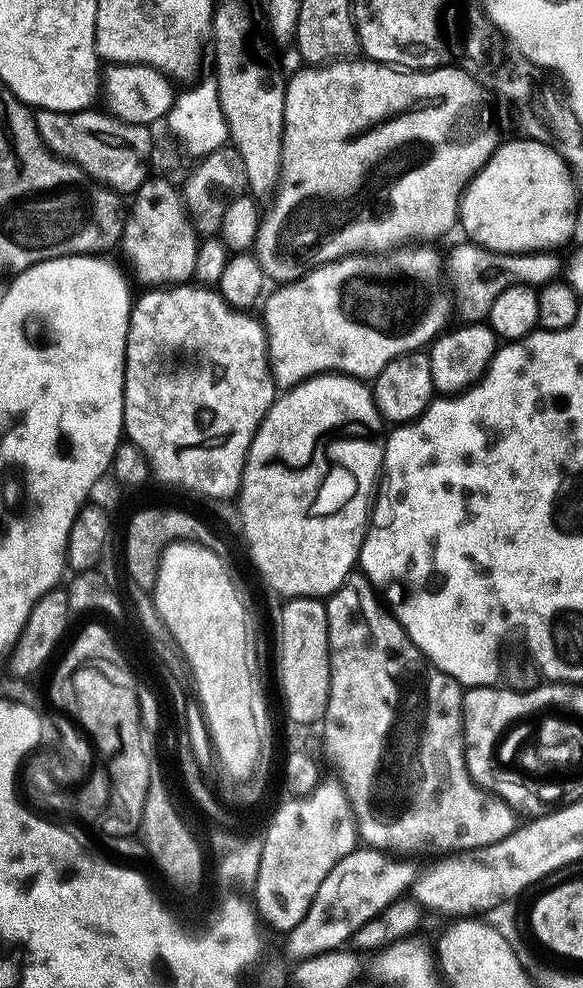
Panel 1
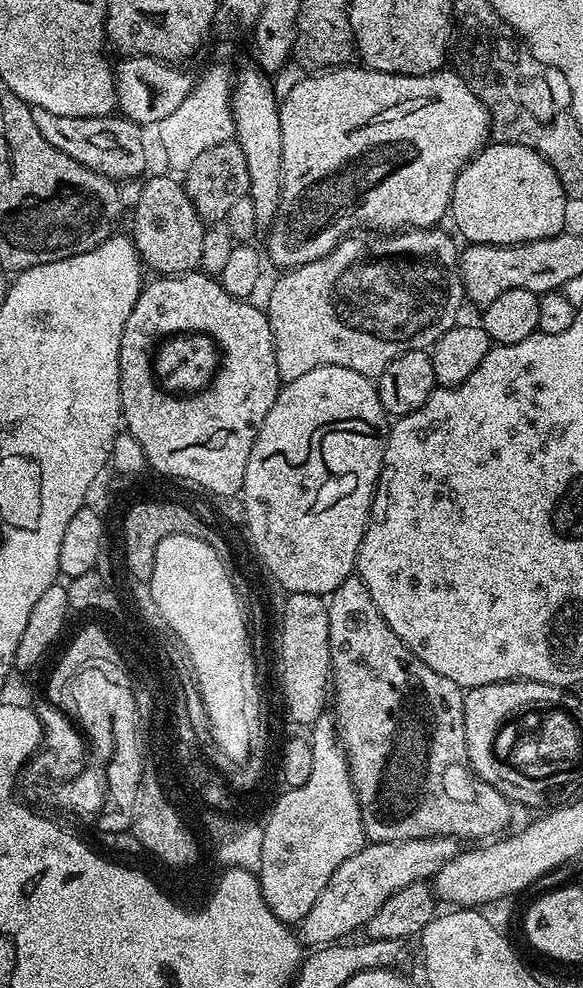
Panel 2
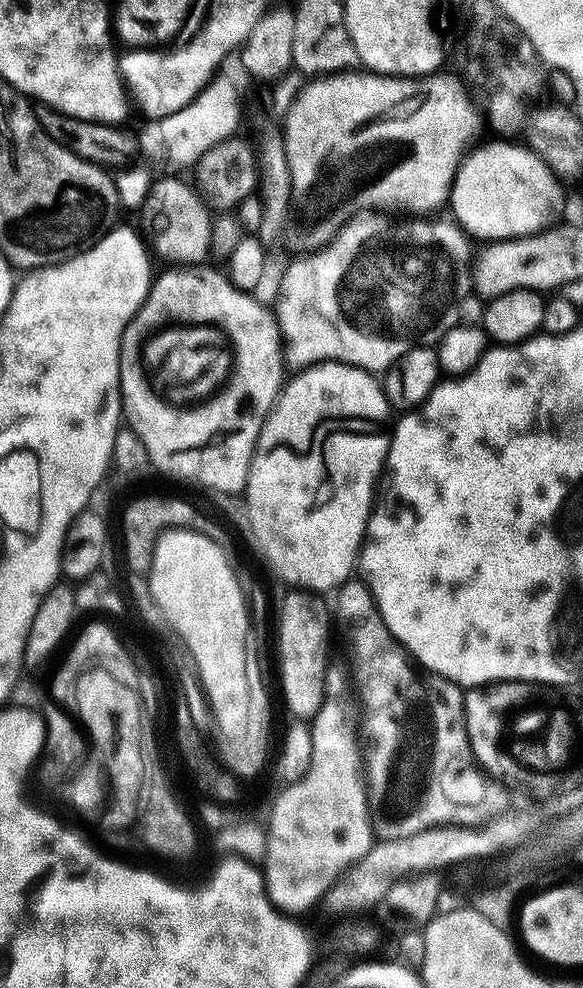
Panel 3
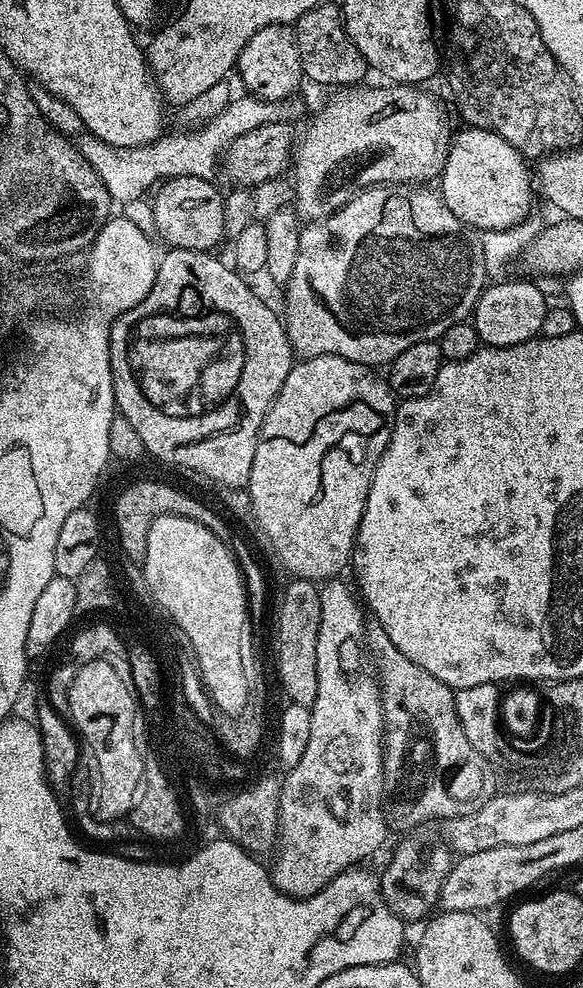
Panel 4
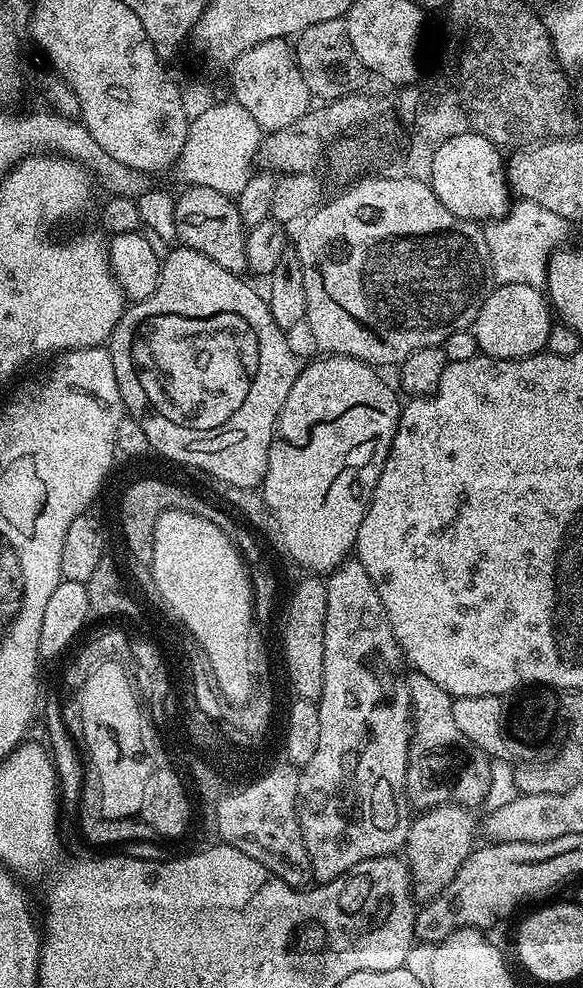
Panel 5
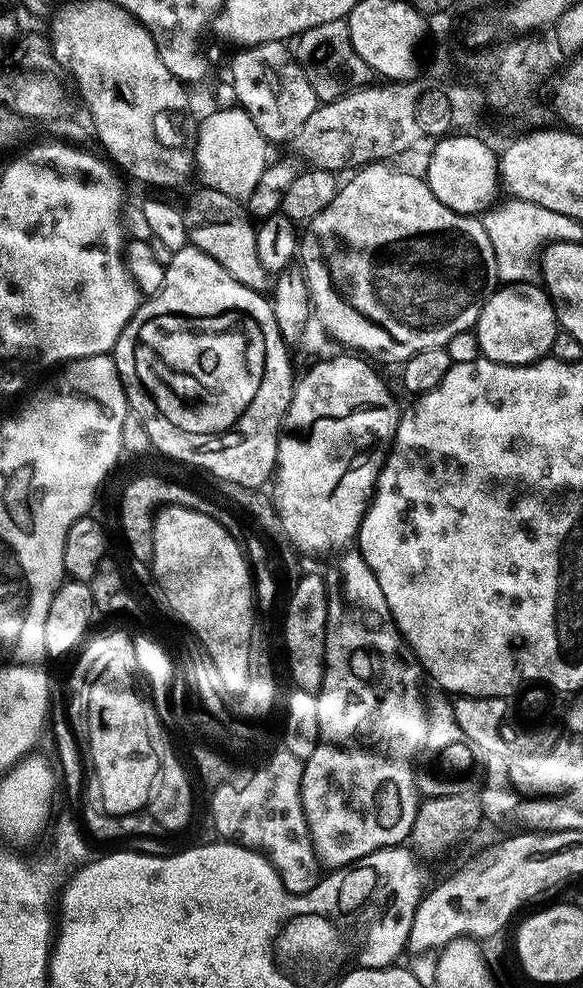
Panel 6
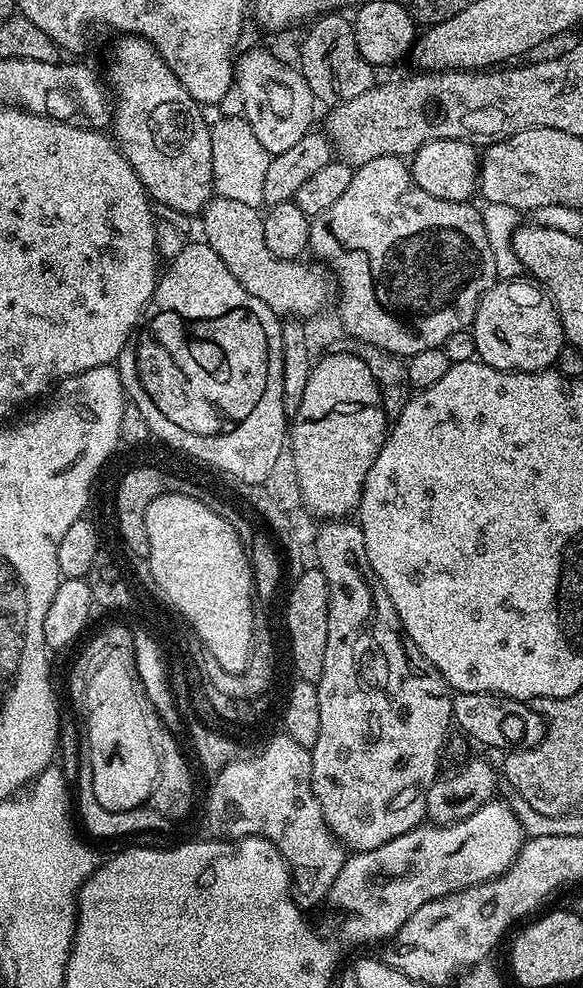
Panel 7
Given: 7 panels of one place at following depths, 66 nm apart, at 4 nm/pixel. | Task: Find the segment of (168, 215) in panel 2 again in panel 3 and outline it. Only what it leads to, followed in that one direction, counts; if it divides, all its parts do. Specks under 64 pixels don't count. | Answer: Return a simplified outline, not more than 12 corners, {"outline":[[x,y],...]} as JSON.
{"outline":[[165,175],[142,205],[151,247],[176,266],[209,259],[209,205]]}

